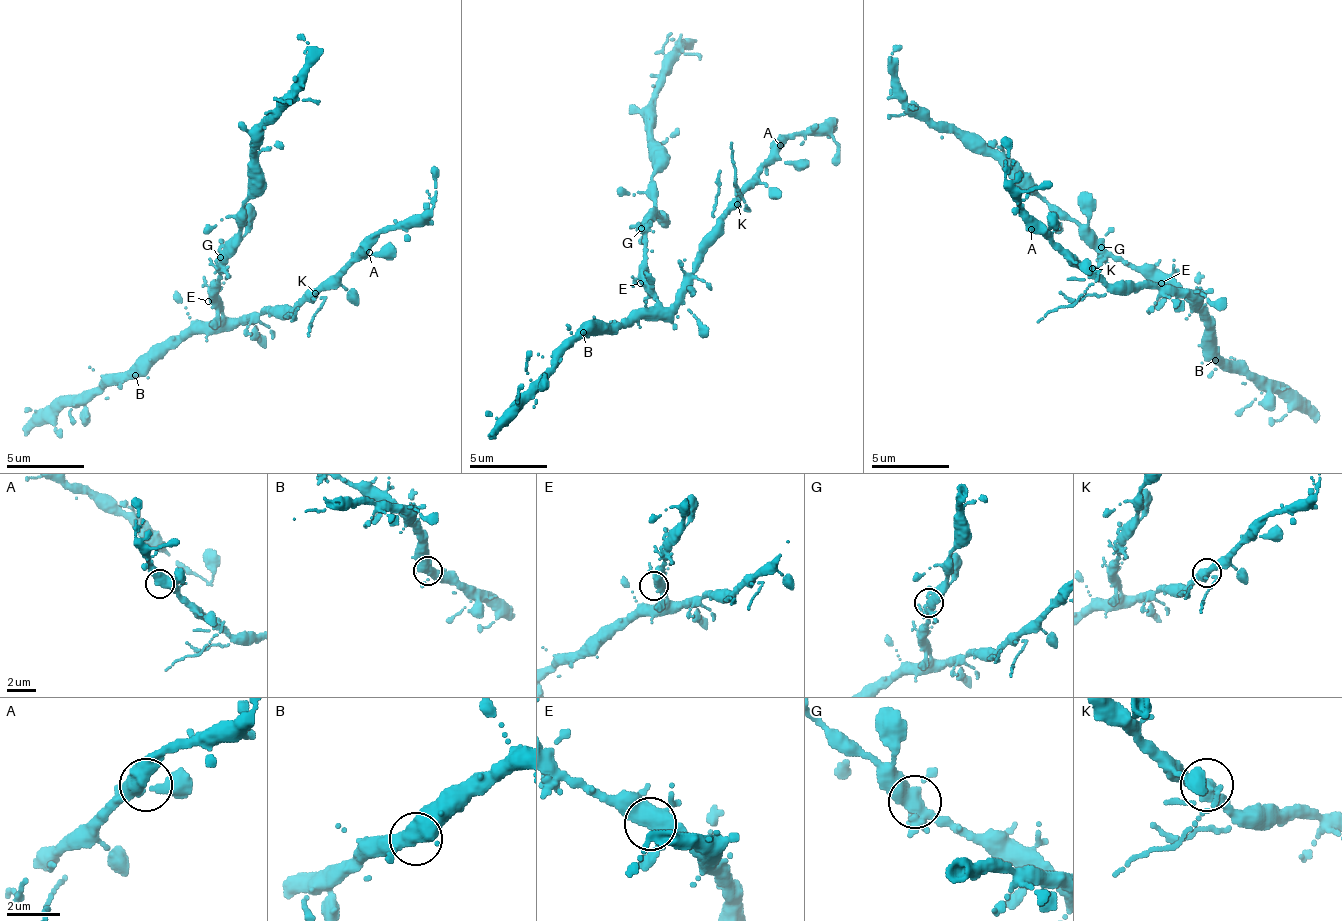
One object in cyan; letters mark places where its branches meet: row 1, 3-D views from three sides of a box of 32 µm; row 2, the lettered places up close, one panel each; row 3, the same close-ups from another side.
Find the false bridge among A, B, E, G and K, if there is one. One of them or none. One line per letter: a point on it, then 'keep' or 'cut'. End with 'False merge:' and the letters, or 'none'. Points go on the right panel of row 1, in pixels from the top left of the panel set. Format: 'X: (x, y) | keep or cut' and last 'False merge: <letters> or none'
A: (1031, 229) | keep
B: (1215, 360) | keep
E: (1161, 283) | keep
G: (1101, 247) | keep
K: (1092, 268) | keep
False merge: none

